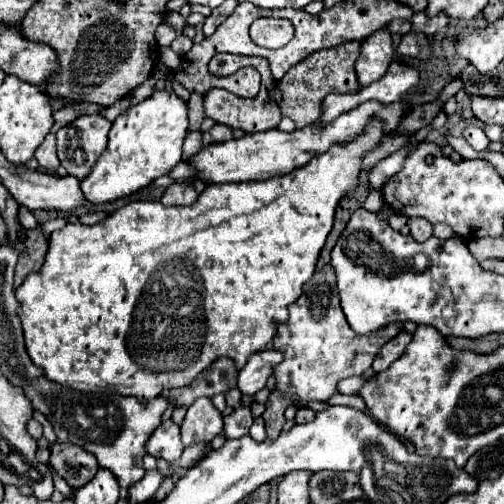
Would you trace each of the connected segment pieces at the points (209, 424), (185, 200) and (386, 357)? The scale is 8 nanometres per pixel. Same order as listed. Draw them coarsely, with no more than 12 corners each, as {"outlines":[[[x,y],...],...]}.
{"outlines":[[[198,398],[180,426],[184,446],[222,434],[222,414]],[[174,182],[160,202],[164,206],[190,206],[198,192],[190,182]],[[400,332],[386,342],[374,360],[374,370],[382,372],[396,362],[406,346],[410,334]]]}

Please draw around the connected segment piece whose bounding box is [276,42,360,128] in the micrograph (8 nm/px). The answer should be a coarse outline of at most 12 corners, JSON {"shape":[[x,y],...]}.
{"shape":[[360,42],[320,50],[276,84],[296,128],[320,120],[328,94],[358,92]]}

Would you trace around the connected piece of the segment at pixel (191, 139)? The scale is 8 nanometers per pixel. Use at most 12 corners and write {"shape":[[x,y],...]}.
{"shape":[[190,132],[182,146],[182,158],[190,160],[202,148],[202,132]]}

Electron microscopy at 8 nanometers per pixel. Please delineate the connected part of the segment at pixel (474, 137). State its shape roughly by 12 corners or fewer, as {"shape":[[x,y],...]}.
{"shape":[[476,126],[464,130],[468,140],[476,152],[486,150],[488,140],[484,130]]}

